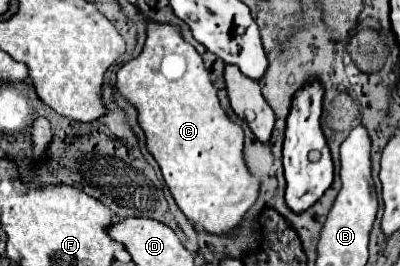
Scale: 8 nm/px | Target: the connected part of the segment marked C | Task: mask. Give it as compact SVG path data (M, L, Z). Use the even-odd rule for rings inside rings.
M148 22L148 38L142 54L136 60L130 60L124 64L118 72L118 82L116 82L120 94L128 98L136 110L138 110L138 122L146 134L146 146L156 158L162 176L182 210L182 214L192 222L194 226L216 234L216 236L234 236L234 230L240 226L244 214L252 208L252 204L258 198L260 192L260 182L248 172L248 166L244 162L244 130L236 122L228 118L224 108L220 106L220 100L216 96L216 88L212 86L208 72L204 68L202 56L194 50L192 44L188 44L180 36L178 26L170 24L154 24ZM172 52L178 54L186 60L186 72L178 80L168 80L160 66L164 56Z

